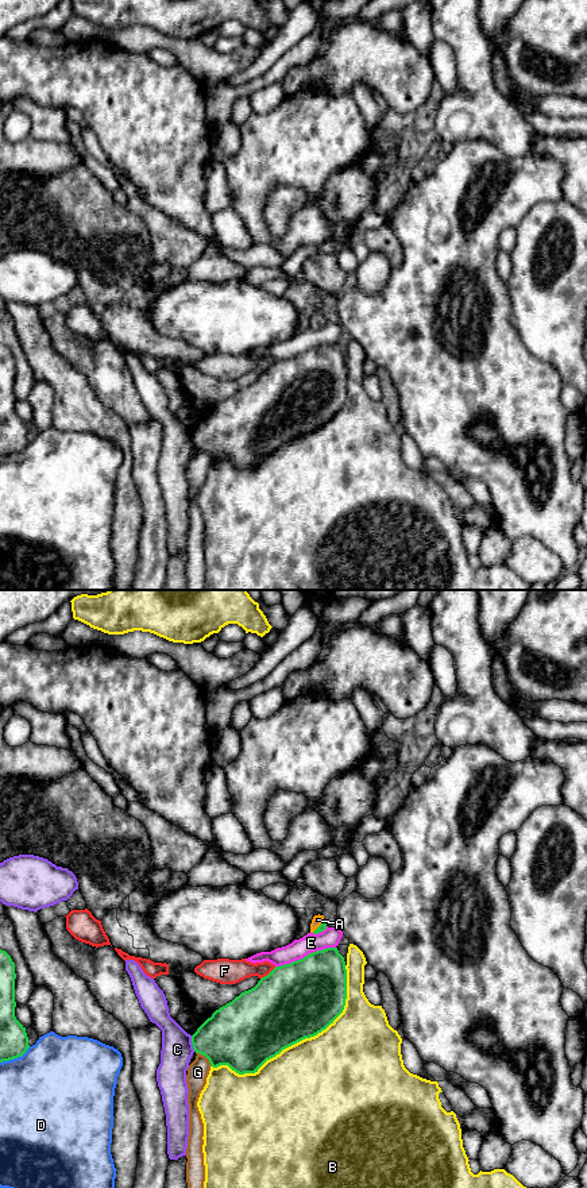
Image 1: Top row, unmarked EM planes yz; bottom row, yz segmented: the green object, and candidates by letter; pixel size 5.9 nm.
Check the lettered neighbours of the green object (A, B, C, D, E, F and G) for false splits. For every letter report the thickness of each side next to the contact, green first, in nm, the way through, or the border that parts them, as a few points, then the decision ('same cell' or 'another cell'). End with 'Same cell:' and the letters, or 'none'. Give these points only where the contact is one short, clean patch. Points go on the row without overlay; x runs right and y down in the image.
A: calibres 50 and 60 nm; way yz (323, 321), (319, 321), (317, 315); same cell
B: calibres 460 and 500 nm; another cell
C: calibres 360 and 190 nm; another cell
D: calibres 180 and 480 nm; another cell
E: calibres 440 and 120 nm; another cell
F: calibres 460 and 150 nm; another cell
G: calibres 400 and 130 nm; another cell
Same cell: A

